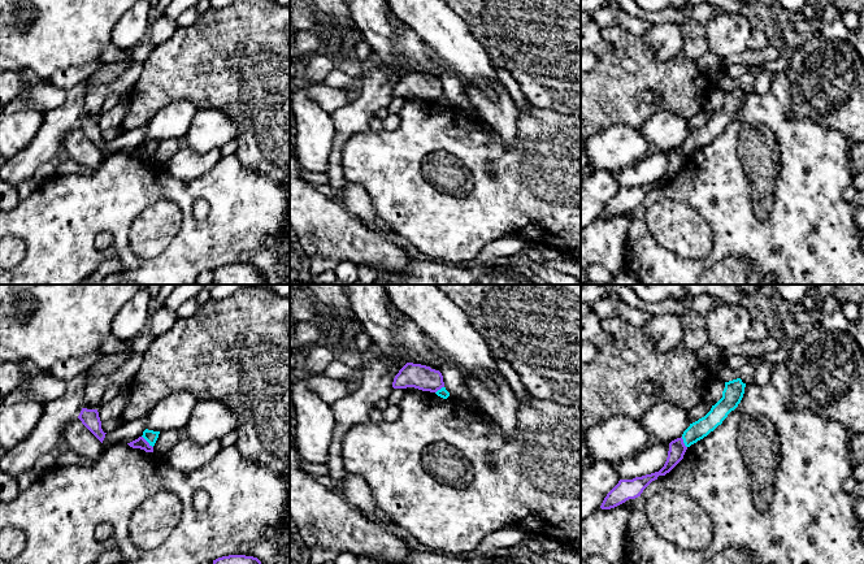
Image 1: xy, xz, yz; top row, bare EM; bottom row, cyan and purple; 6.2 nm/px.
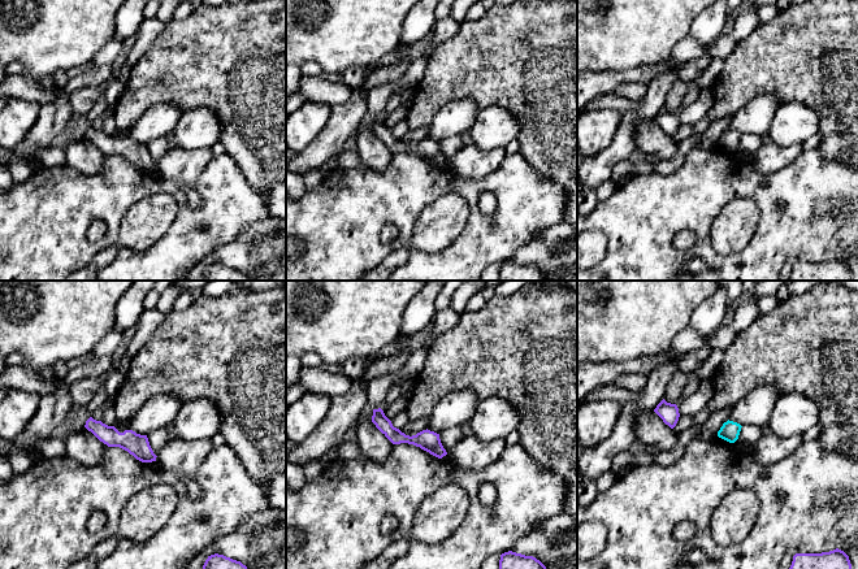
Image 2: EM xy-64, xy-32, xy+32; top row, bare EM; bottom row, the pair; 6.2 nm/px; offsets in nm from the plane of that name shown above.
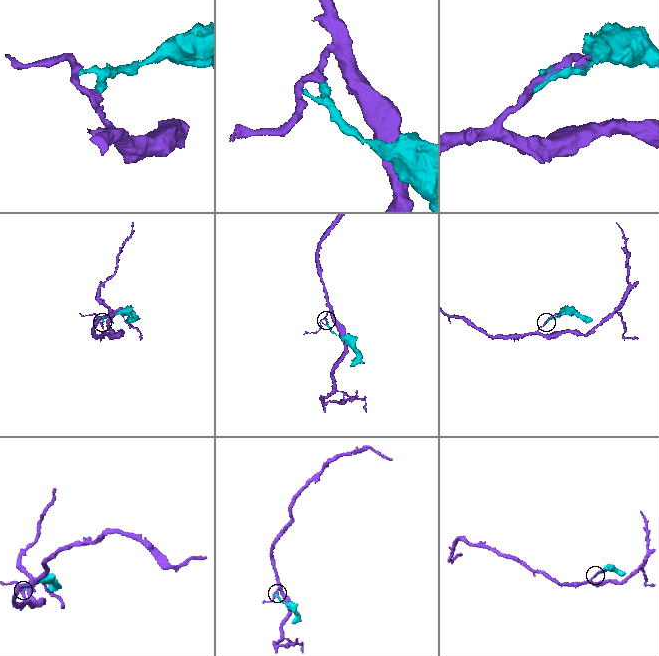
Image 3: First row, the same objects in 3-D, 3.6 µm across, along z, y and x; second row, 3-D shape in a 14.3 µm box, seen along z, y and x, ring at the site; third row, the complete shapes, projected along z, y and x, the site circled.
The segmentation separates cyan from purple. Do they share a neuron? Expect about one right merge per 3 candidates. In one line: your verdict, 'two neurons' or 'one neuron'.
two neurons

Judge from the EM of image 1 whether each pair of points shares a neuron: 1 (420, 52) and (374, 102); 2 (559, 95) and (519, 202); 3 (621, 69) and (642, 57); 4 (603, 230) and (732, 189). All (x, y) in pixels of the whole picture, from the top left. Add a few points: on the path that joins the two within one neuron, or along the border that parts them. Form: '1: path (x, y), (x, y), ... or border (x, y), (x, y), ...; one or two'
1: border (382, 64), (391, 69), (403, 69), (406, 72); two
2: border (529, 102), (535, 107), (551, 108), (567, 115); two
3: path (626, 69), (637, 60); one
4: border (632, 220), (624, 251); two

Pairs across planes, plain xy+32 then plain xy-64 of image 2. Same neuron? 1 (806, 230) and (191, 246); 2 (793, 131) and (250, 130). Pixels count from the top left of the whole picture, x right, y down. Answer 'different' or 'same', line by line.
1: same
2: different

